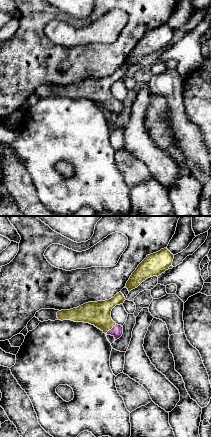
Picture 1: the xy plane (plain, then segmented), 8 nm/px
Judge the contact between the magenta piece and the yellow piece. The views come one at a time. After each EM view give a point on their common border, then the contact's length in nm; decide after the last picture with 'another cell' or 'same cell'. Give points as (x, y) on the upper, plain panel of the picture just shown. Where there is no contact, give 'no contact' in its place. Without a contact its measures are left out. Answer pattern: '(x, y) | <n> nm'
(111, 105) | 120 nm

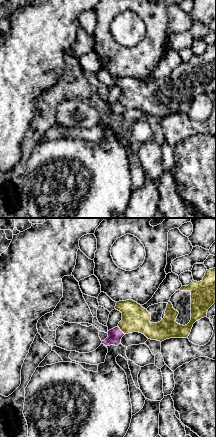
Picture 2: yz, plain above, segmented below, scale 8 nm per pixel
(120, 106) | 90 nm

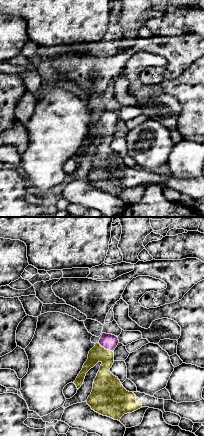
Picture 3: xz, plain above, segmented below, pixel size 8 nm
(105, 124) | 140 nm

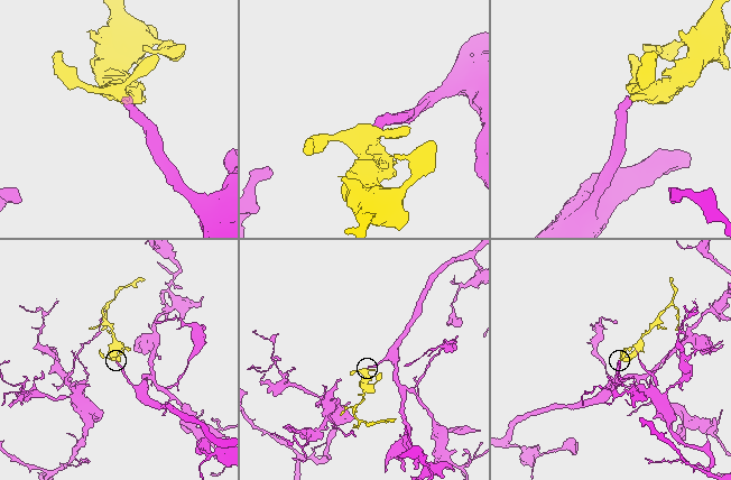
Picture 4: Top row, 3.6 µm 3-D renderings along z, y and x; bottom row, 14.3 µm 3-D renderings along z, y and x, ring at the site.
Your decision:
same cell

